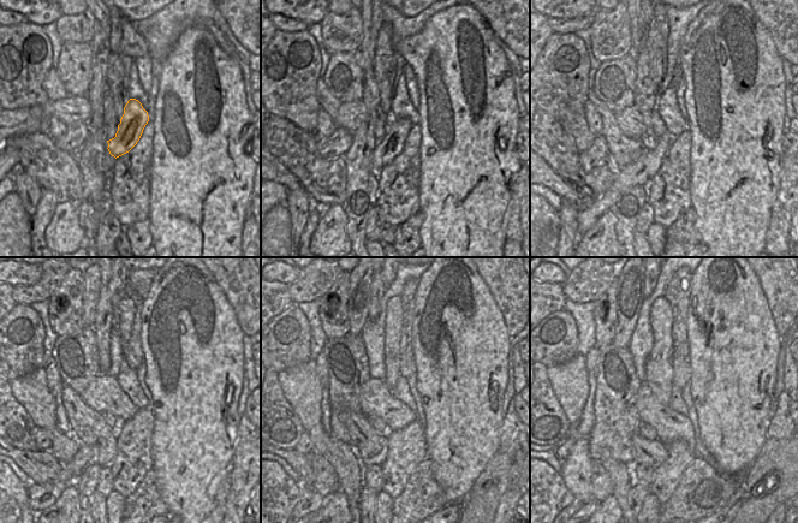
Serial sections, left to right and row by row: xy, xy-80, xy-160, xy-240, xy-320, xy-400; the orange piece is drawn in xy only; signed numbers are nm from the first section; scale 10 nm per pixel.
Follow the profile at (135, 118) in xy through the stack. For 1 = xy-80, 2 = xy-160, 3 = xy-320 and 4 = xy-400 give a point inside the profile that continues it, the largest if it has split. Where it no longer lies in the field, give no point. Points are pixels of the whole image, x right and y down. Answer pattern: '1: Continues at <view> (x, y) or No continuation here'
1: Continues at xy-80 (391, 146)
2: Continues at xy-160 (637, 173)
3: Continues at xy-320 (310, 501)
4: Continues at xy-400 (576, 501).

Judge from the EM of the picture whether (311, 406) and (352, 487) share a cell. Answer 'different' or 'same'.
same

